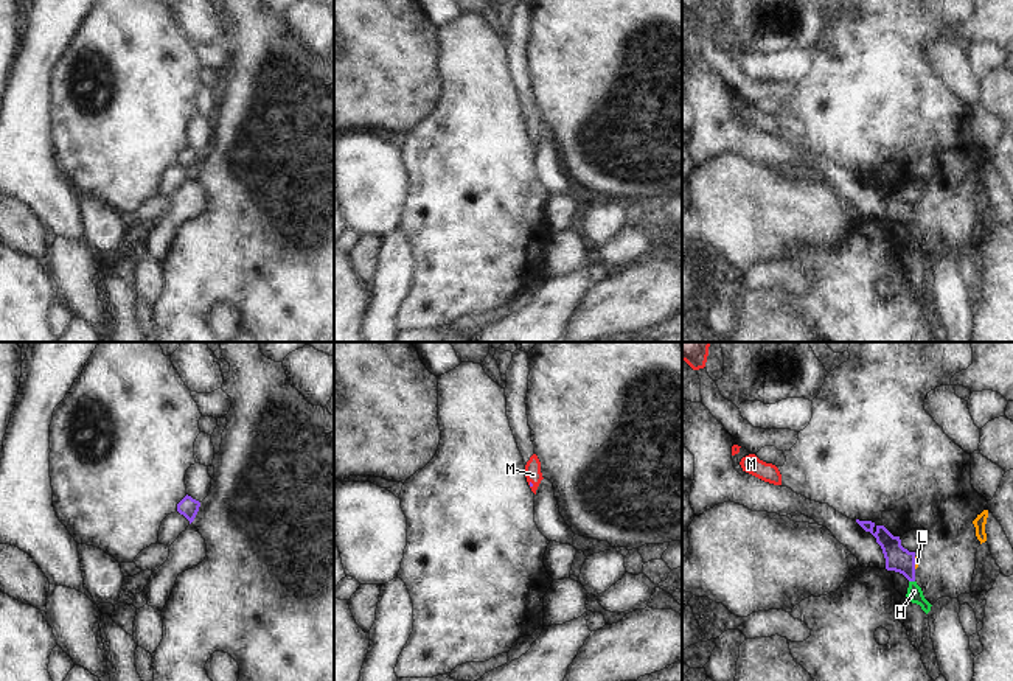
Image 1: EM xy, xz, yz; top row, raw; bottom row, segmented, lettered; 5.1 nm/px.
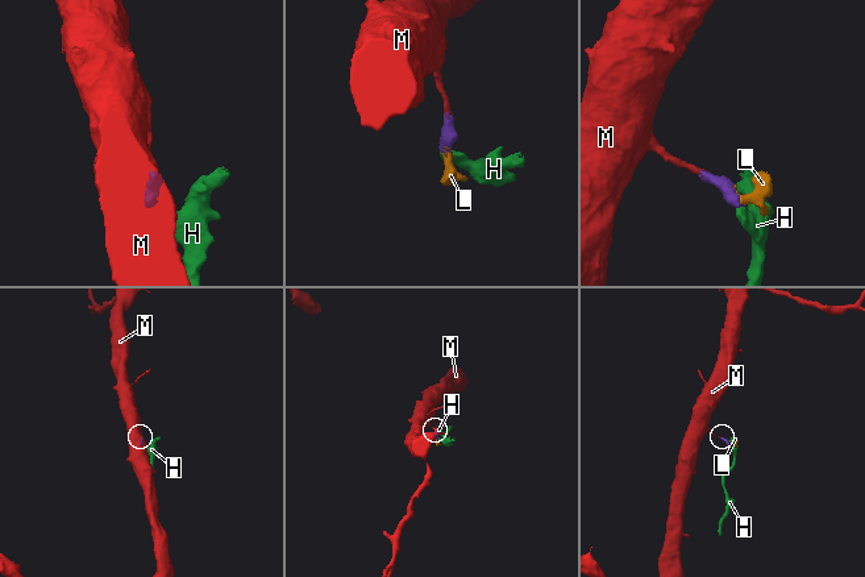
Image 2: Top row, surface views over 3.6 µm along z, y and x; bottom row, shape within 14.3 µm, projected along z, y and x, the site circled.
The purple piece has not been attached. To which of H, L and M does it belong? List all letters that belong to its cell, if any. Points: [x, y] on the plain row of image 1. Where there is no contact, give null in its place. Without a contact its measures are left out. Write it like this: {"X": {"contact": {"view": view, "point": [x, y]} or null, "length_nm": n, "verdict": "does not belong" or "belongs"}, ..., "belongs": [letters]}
{"H": {"contact": {"view": "yz", "point": [912, 232]}, "length_nm": 30, "verdict": "does not belong"}, "L": {"contact": {"view": "yz", "point": [914, 215]}, "length_nm": 60, "verdict": "belongs"}, "M": {"contact": {"view": "xz", "point": [530, 136]}, "length_nm": 40, "verdict": "belongs"}, "belongs": ["L", "M"]}

